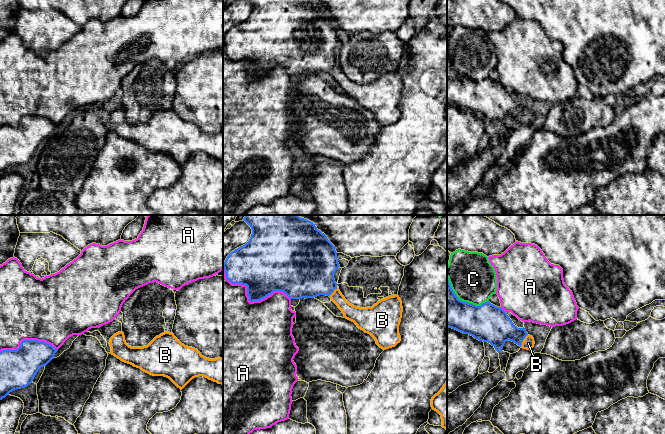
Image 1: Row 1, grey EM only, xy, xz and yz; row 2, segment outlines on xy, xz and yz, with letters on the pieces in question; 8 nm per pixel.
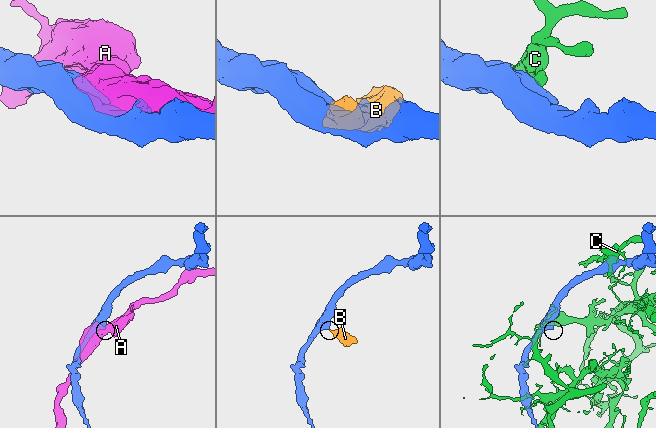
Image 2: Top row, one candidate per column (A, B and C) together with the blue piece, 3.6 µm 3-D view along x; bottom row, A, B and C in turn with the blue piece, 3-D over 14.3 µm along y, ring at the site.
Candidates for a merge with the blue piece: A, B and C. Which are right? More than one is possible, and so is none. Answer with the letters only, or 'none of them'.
B

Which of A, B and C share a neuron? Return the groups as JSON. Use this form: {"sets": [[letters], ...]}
{"sets": [["A"], ["B"], ["C"]]}

